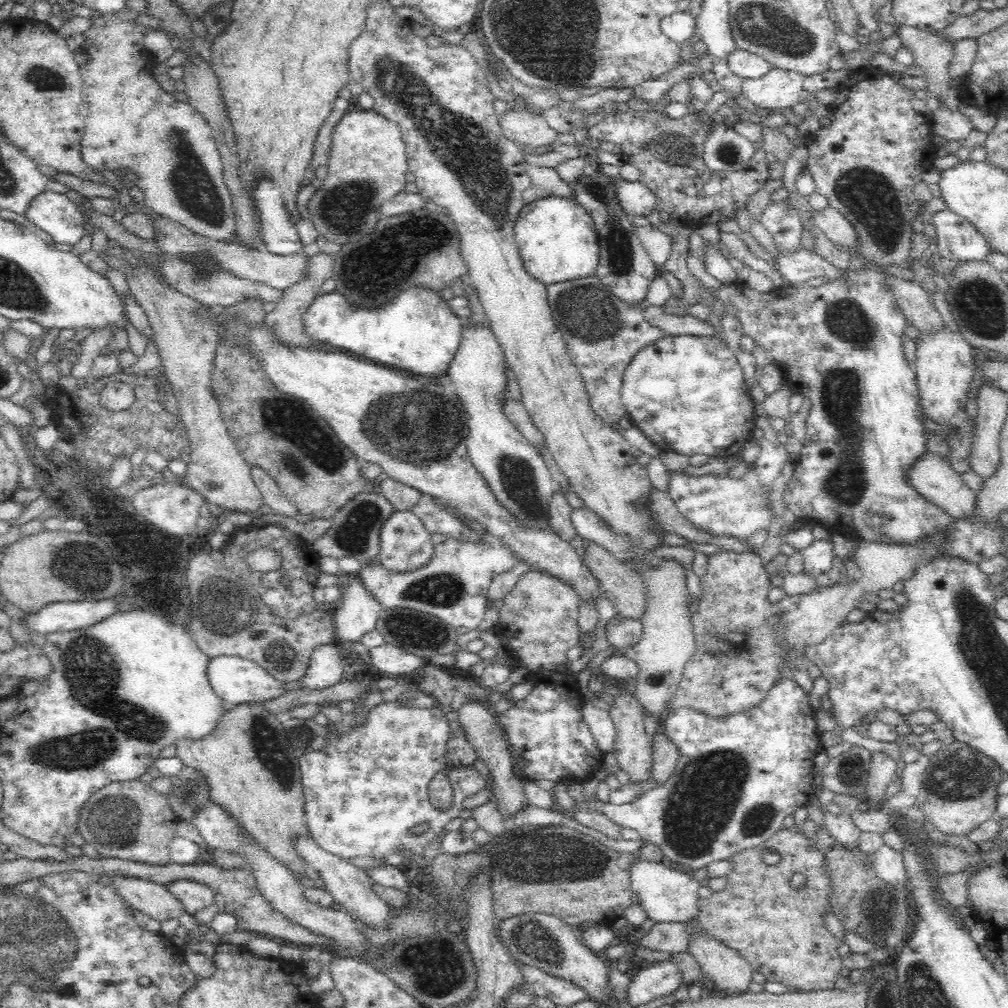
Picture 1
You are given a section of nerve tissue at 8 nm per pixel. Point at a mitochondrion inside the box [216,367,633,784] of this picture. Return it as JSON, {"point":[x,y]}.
{"point":[394,425]}

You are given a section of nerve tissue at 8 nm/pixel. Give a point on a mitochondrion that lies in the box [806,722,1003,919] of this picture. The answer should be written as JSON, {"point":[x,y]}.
{"point":[964,776]}

